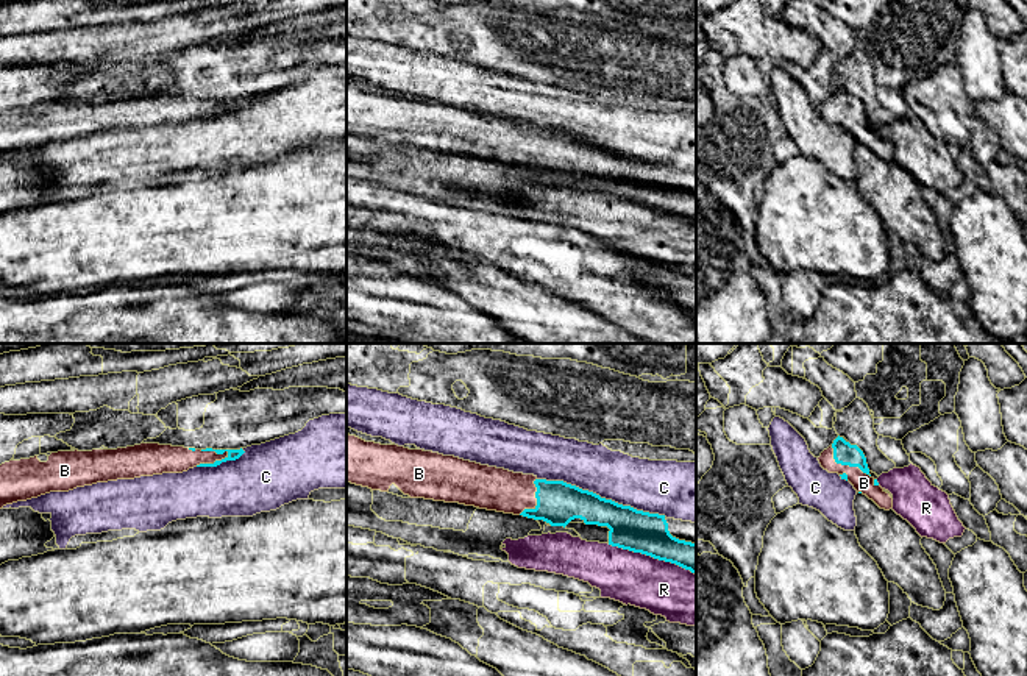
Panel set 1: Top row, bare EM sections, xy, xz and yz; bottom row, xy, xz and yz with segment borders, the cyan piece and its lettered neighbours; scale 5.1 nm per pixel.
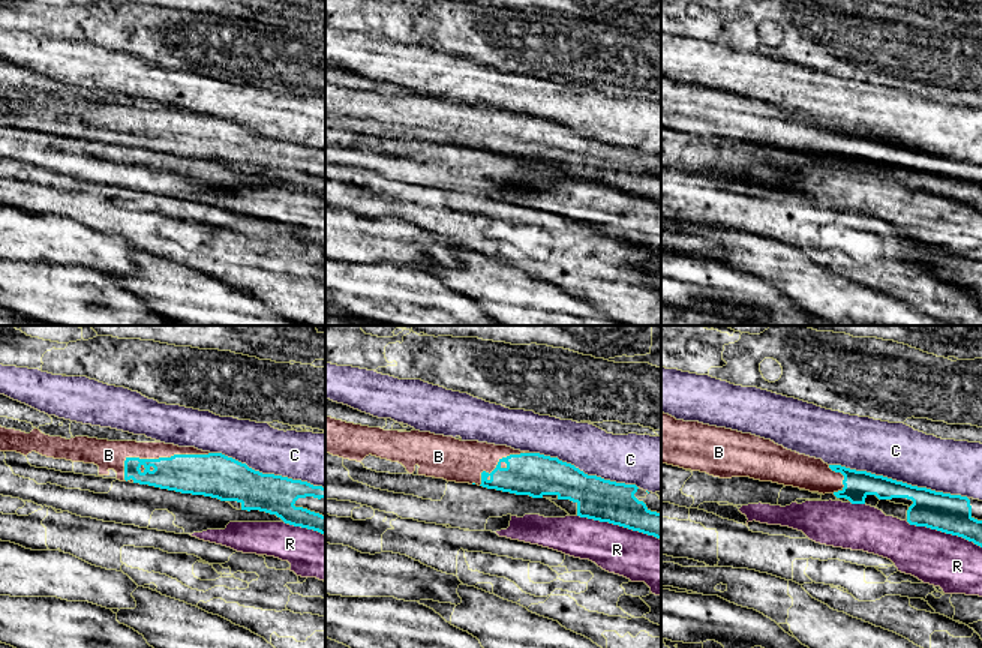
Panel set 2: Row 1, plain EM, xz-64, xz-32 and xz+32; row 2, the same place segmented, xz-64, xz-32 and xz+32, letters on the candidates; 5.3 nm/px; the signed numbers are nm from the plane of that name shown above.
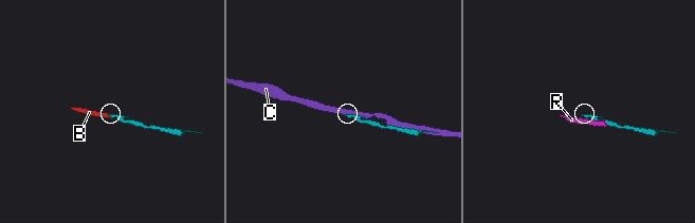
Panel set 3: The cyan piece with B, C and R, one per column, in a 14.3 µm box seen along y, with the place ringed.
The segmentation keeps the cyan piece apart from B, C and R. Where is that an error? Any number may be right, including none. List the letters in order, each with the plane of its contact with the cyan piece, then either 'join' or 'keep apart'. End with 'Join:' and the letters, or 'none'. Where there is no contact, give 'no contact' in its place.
B: meets cyan in xy; join
C: meets cyan in xz; keep apart
R: meets cyan in xz; keep apart
Join: B

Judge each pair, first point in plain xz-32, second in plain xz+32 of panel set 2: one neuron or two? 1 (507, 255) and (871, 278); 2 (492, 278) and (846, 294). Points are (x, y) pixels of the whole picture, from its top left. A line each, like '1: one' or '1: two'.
1: one
2: one

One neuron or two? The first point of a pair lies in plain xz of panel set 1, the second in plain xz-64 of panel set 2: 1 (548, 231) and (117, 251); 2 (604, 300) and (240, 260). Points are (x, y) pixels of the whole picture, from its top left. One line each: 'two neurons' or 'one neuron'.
1: two neurons
2: one neuron

